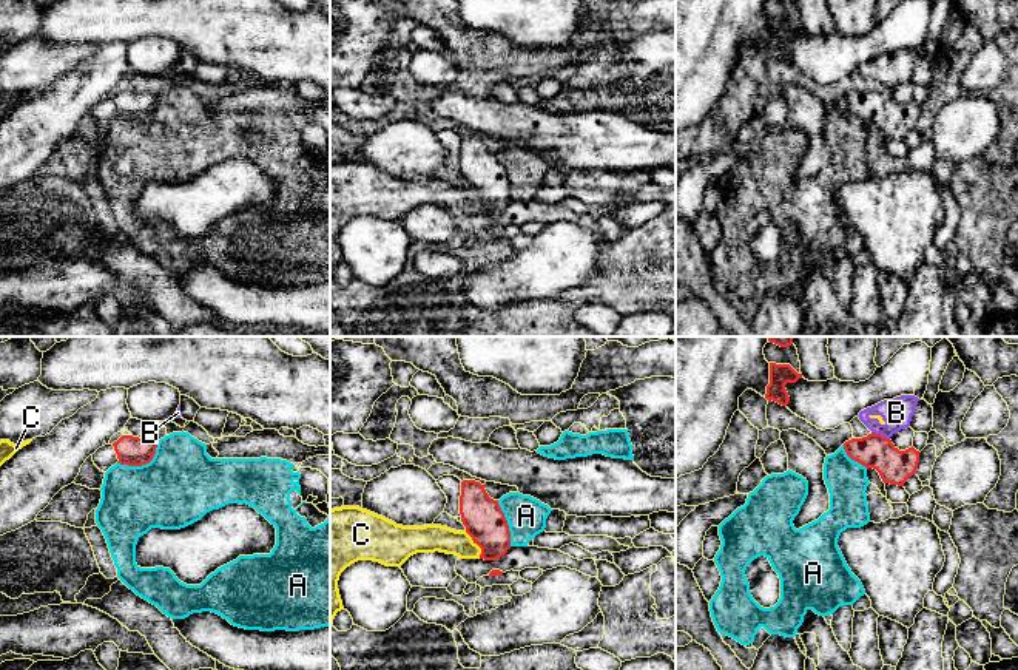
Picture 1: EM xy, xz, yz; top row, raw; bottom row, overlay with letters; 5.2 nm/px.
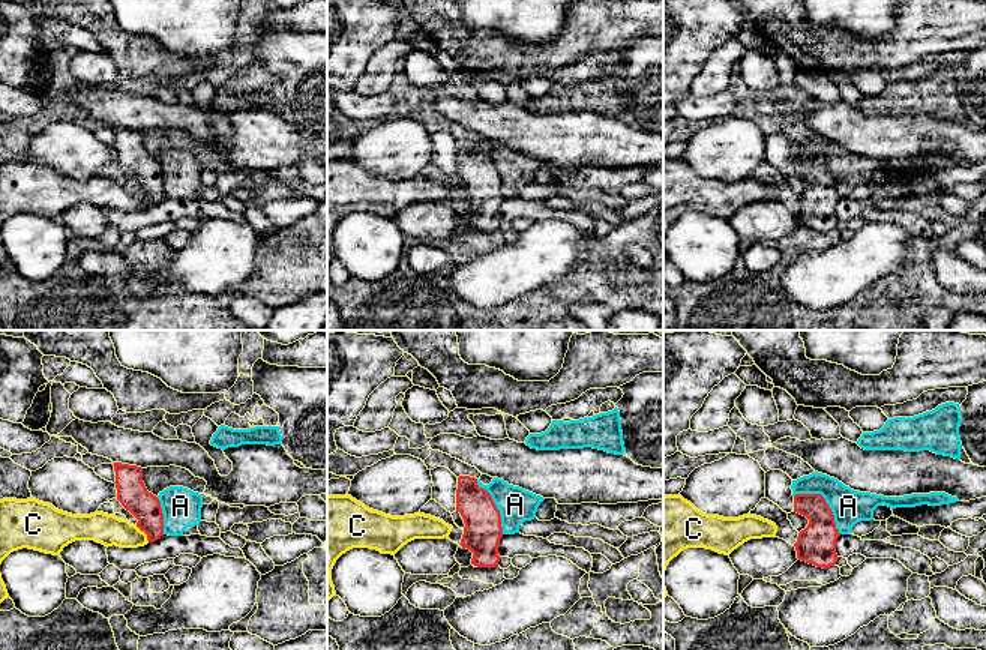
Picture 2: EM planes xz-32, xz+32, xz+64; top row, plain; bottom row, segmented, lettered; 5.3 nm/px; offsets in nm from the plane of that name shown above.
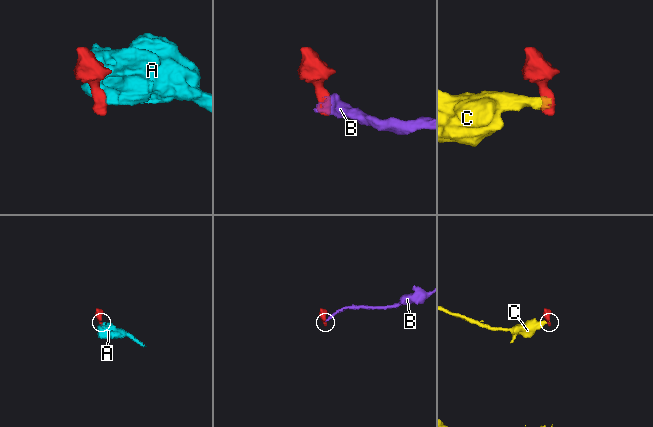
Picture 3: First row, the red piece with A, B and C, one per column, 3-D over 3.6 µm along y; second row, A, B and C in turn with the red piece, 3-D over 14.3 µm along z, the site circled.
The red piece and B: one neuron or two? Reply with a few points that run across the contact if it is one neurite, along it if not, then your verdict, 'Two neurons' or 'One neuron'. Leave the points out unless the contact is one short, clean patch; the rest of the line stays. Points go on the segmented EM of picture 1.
Line: yz (872, 431), (889, 439). Two neurons

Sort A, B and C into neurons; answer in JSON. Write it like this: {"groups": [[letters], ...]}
{"groups": [["A"], ["B", "C"]]}

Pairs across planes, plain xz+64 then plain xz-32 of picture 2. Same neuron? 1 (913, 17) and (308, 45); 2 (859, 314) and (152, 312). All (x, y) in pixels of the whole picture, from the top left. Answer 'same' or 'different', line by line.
1: different
2: same

